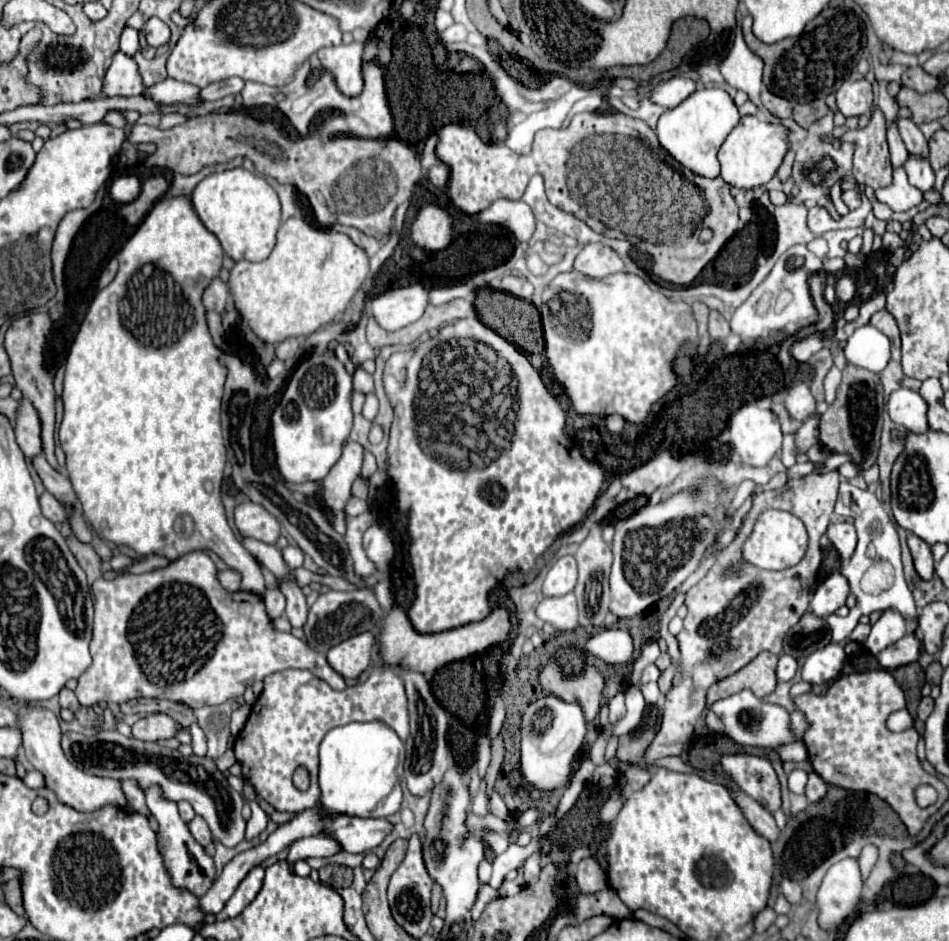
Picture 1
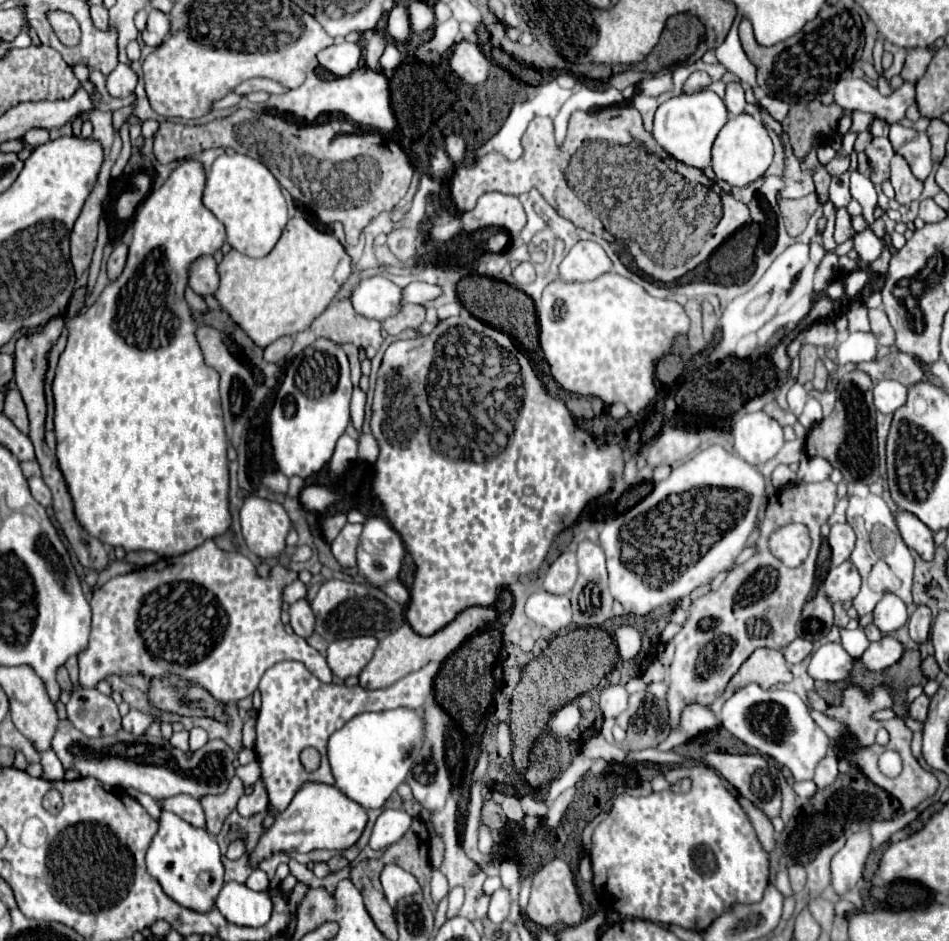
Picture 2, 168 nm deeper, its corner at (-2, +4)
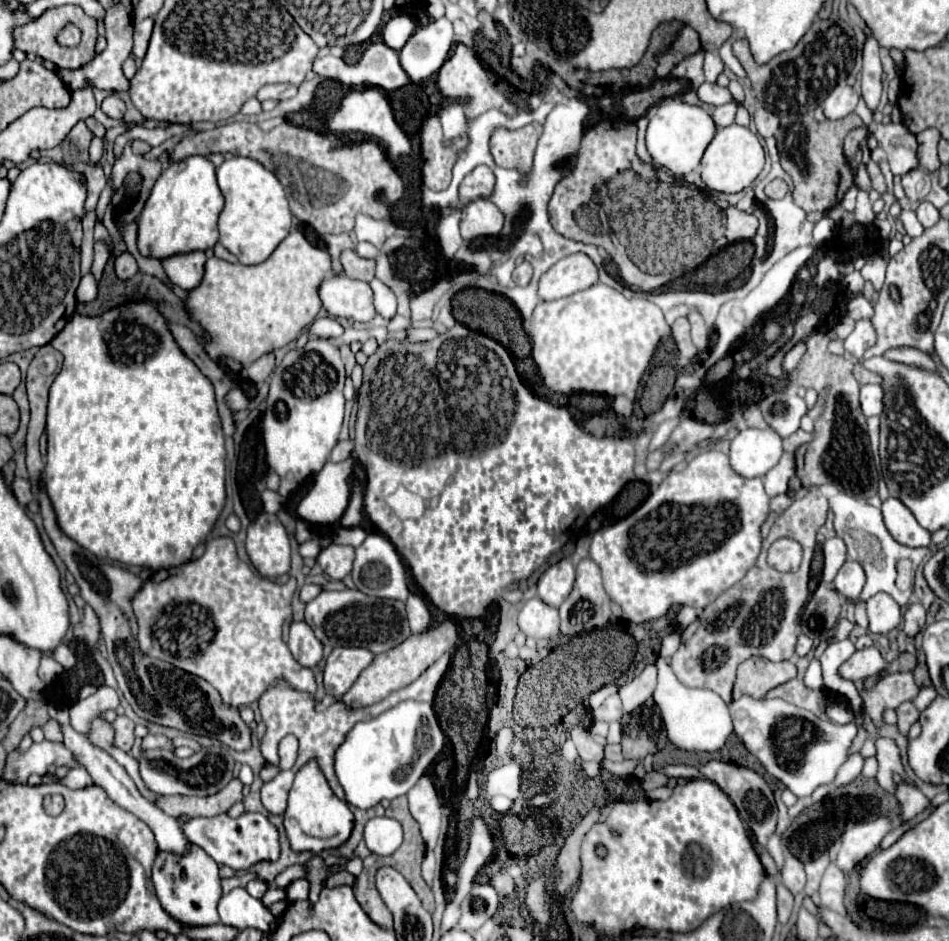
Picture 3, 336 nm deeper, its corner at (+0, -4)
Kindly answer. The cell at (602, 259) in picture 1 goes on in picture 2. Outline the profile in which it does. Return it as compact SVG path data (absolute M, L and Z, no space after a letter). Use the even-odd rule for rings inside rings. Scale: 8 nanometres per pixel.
M577 242L565 260L559 264L559 280L563 282L587 282L609 272L611 260L597 242Z

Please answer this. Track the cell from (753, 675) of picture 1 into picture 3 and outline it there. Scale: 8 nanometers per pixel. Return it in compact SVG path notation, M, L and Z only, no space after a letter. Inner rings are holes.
M747 660L737 670L737 686L733 688L733 698L749 694L753 698L763 698L769 690L785 684L797 676L793 662L769 662L769 660Z

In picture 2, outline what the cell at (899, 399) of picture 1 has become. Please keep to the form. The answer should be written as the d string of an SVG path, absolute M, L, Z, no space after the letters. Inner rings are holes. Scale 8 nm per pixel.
M879 380L873 384L873 402L879 412L893 414L899 406L905 404L907 386L895 380Z

